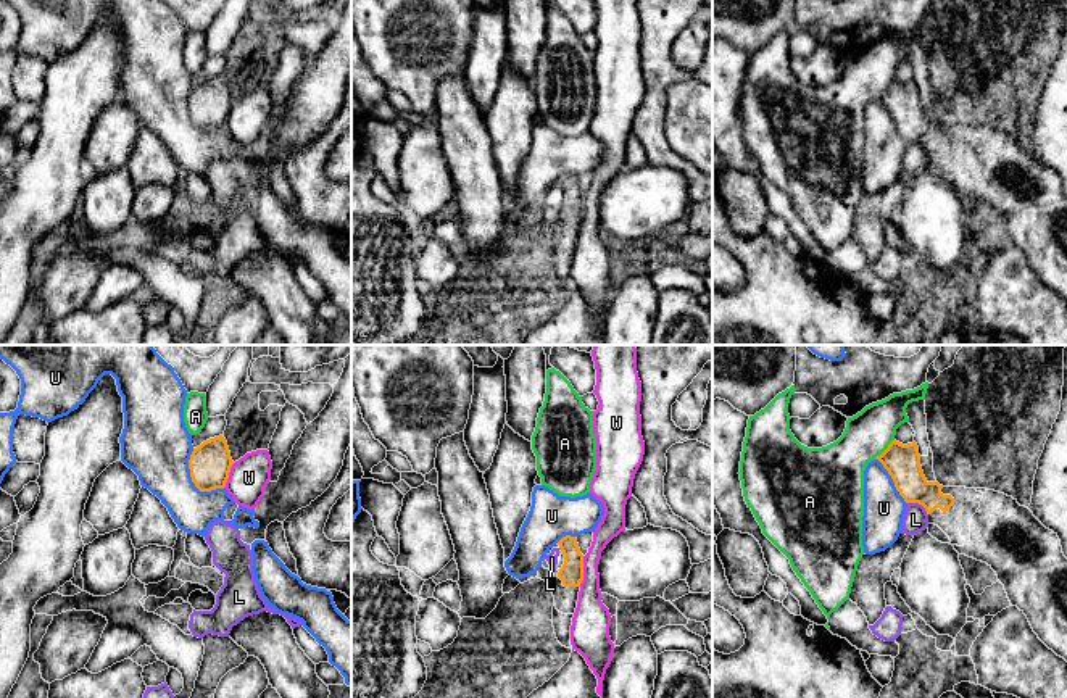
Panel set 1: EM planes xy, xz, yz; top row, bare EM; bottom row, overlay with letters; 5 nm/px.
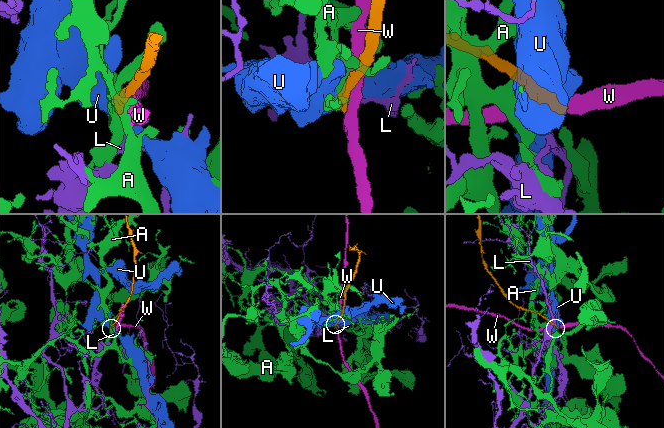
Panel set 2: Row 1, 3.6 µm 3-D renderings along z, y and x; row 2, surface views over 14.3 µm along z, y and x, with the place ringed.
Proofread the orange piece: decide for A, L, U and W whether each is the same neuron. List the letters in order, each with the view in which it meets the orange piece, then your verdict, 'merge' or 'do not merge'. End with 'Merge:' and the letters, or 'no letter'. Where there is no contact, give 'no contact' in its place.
A: yz | do not merge
L: yz | do not merge
U: xy | do not merge
W: xz | do not merge
Merge: no letter

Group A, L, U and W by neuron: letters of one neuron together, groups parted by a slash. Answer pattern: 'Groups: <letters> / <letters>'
Groups: A / L / U / W

